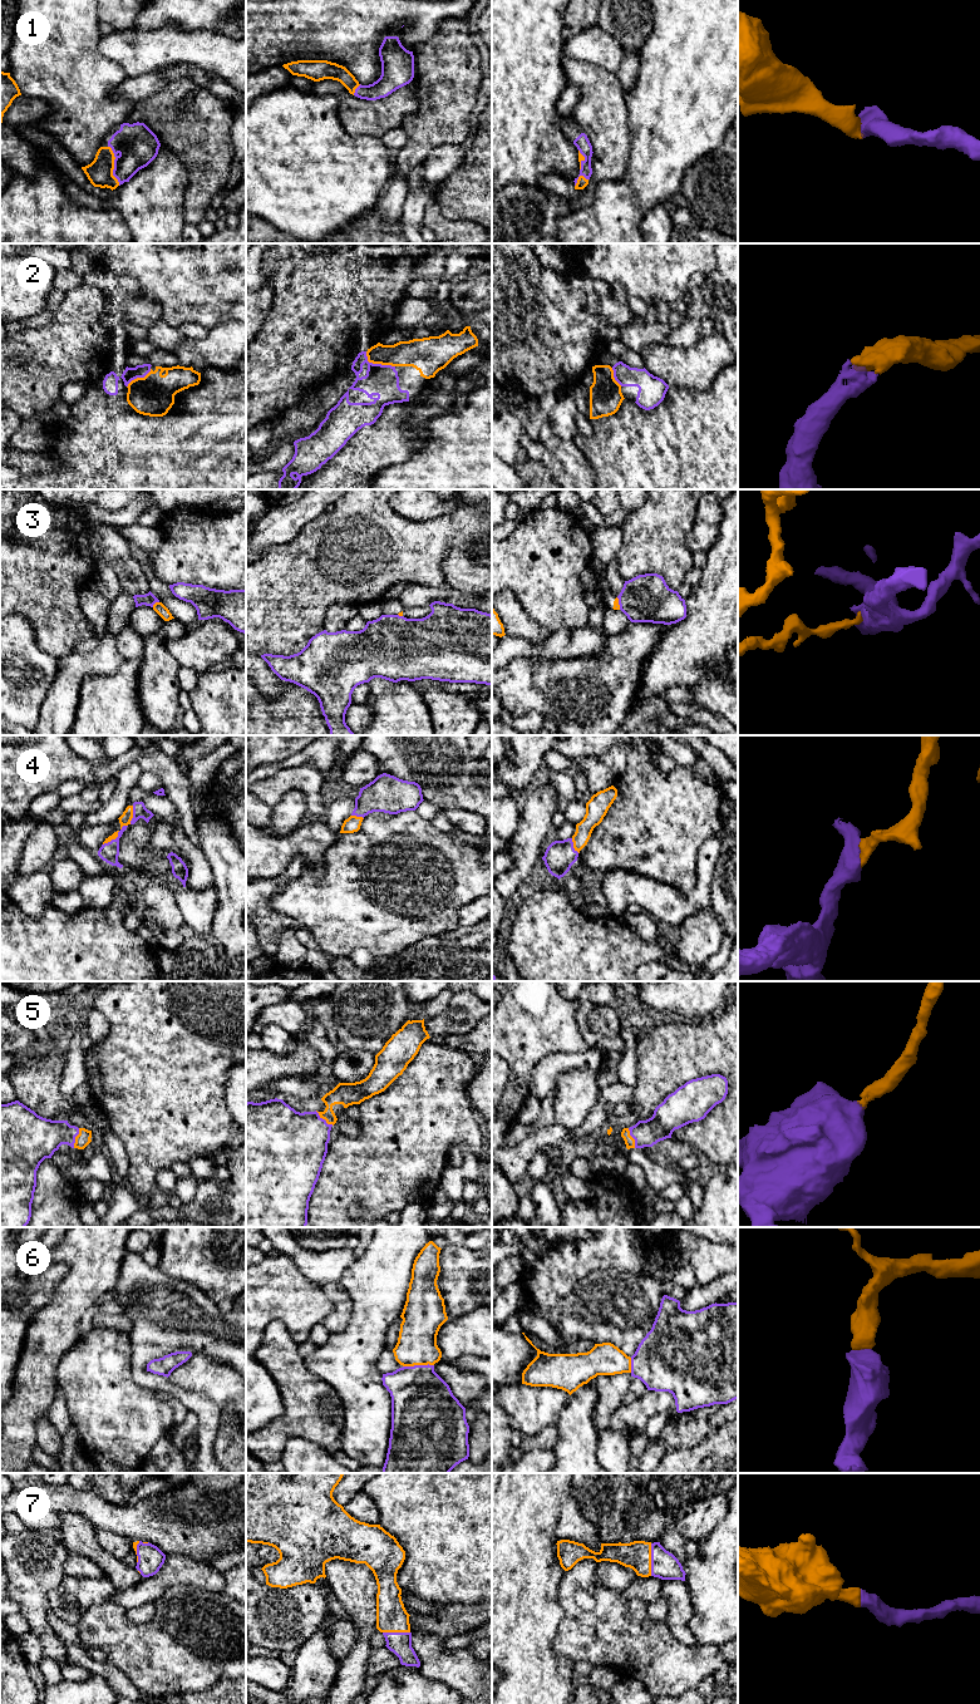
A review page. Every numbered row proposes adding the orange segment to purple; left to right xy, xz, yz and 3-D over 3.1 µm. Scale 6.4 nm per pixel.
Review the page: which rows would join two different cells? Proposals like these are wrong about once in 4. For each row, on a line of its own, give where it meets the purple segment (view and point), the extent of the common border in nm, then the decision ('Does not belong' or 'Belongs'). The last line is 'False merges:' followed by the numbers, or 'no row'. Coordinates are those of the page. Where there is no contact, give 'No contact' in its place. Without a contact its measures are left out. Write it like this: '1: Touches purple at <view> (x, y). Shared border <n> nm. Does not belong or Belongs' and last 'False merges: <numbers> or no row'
1: Touches purple at xy (114, 166). Shared border 260 nm. Belongs
2: Touches purple at xz (377, 364). Shared border 220 nm. Belongs
3: Touches purple at xy (154, 602). Shared border 60 nm. Does not belong
4: Touches purple at xy (133, 814). Shared border 120 nm. Belongs
5: Touches purple at xz (324, 1119). Shared border 150 nm. Belongs
6: Touches purple at xz (418, 1365). Shared border 200 nm. Belongs
7: Touches purple at yz (651, 1560). Shared border 200 nm. Belongs
False merges: 3

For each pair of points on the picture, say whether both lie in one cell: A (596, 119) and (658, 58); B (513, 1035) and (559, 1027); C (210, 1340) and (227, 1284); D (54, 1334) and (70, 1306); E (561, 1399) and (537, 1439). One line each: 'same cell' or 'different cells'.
A: different cells
B: same cell
C: different cells
D: same cell
E: different cells

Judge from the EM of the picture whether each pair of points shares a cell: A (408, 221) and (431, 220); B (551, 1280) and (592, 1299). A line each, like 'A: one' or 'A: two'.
A: two
B: two

